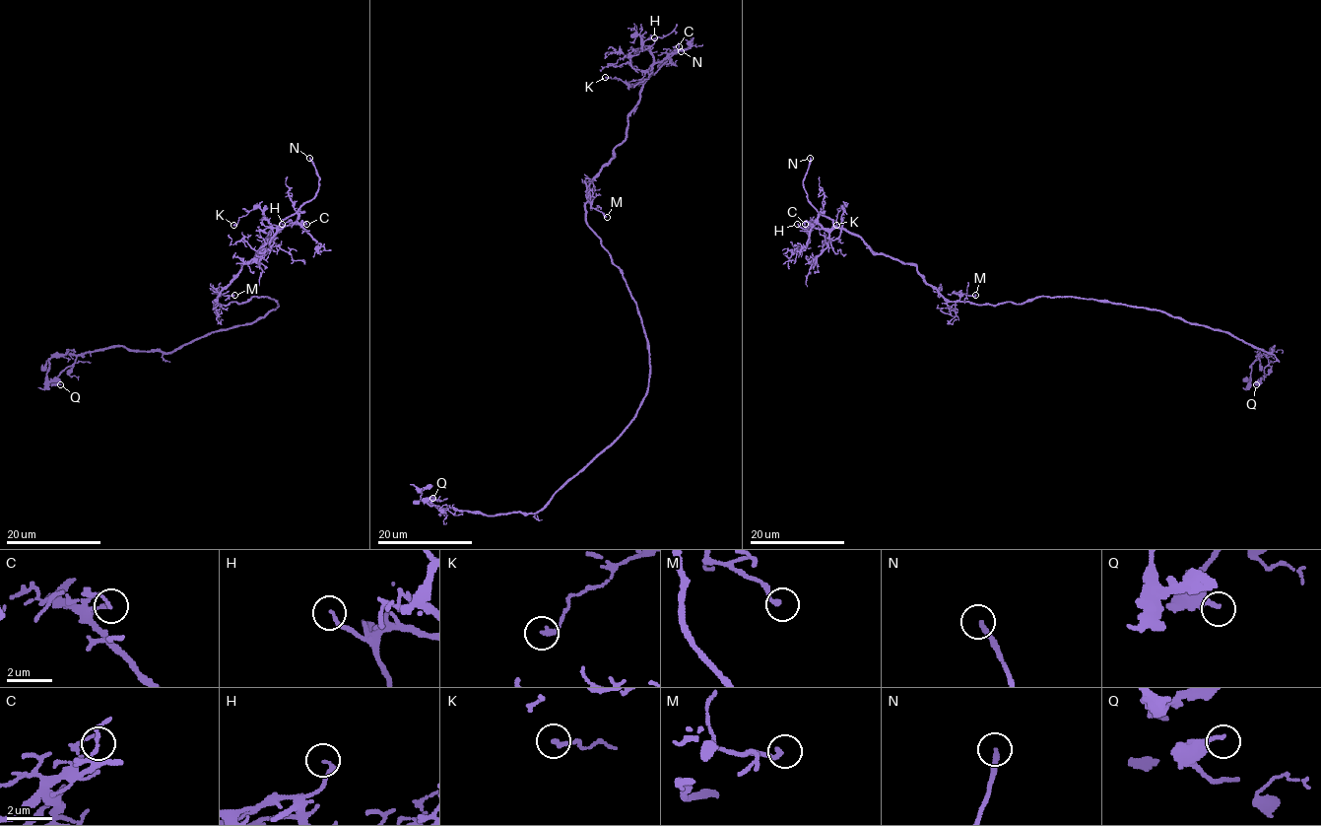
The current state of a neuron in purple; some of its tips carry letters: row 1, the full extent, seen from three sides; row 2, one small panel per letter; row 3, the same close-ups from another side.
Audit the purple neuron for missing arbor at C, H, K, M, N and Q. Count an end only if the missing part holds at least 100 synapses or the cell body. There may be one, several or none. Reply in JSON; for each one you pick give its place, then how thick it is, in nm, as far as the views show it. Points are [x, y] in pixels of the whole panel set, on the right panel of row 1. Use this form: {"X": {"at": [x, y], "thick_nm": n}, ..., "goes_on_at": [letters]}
{"N": {"at": [810, 158], "thick_nm": 200}, "goes_on_at": ["N"]}

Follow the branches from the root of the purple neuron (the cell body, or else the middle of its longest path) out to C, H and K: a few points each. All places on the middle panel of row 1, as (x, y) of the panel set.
C: (642, 321), (623, 272), (586, 222), (585, 202), (589, 183), (626, 137), (627, 113), (650, 69), (679, 46)
H: (642, 321), (623, 272), (586, 222), (585, 202), (589, 183), (626, 137), (627, 113), (650, 72), (654, 37)
K: (642, 321), (623, 272), (586, 222), (589, 183), (626, 137), (627, 113), (642, 89), (642, 83), (605, 77)

